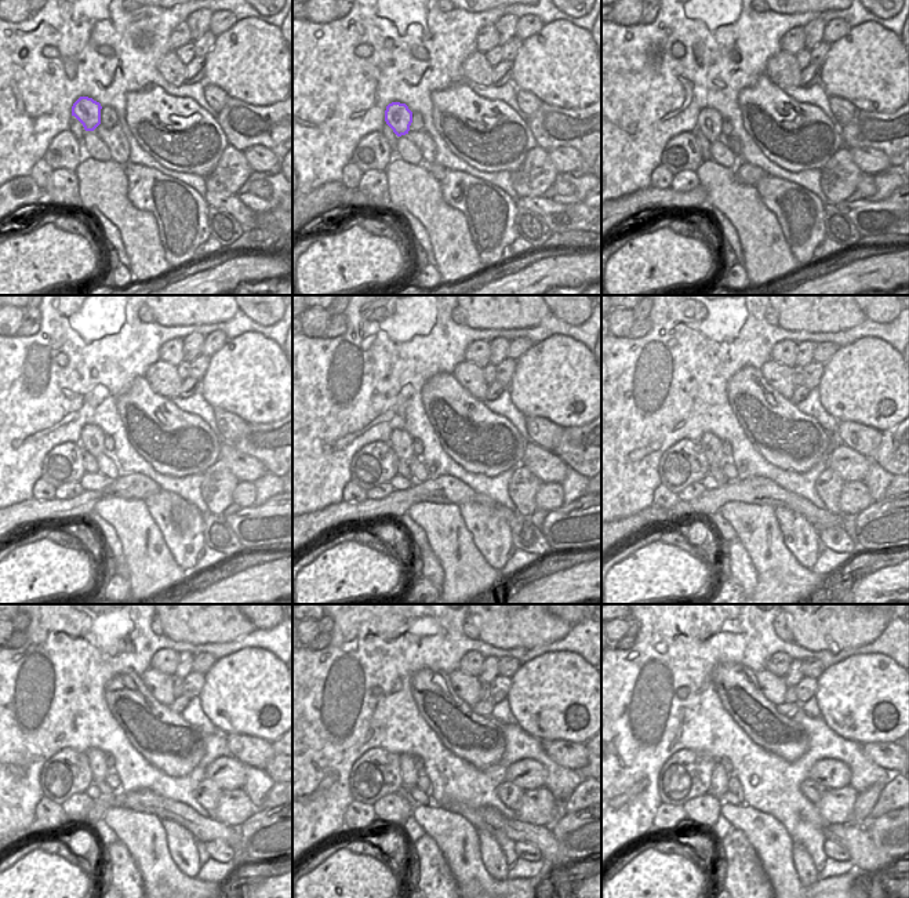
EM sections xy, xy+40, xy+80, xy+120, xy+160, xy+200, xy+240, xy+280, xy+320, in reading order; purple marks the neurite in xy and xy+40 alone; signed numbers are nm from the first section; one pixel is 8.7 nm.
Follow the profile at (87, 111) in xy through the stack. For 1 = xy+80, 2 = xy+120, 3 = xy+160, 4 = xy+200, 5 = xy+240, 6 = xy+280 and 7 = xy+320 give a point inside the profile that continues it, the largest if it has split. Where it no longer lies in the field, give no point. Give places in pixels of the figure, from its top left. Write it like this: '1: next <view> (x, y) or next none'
1: next xy+80 (709, 122)
2: next xy+120 (93, 439)
3: next xy+160 (403, 444)
4: next xy+200 (712, 446)
5: next xy+240 (97, 762)
6: next xy+280 (410, 775)
7: next xy+320 (719, 786)

